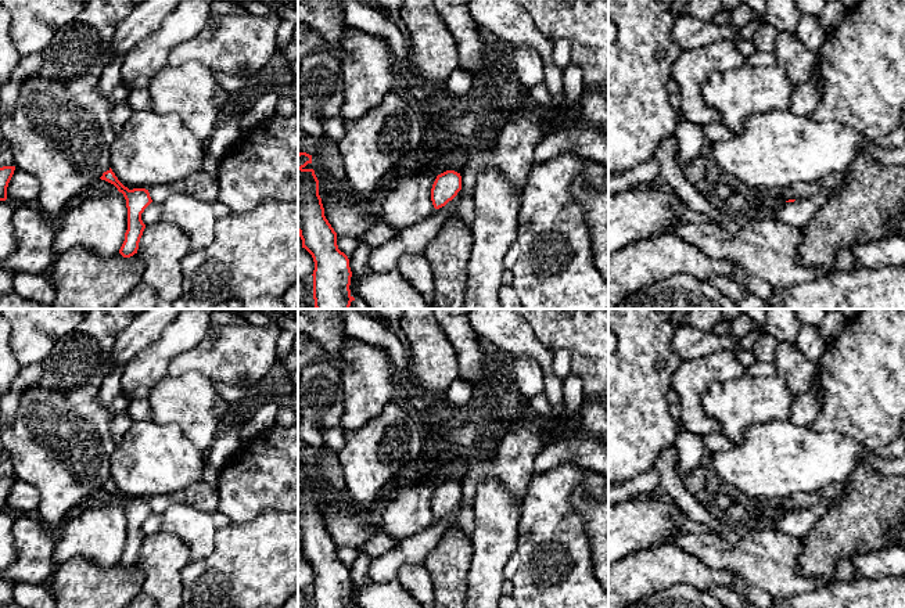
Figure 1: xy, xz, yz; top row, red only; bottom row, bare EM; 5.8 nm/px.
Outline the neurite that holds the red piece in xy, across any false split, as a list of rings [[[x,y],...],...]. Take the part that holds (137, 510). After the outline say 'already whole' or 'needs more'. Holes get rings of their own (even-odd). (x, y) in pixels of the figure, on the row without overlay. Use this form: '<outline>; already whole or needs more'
[[[109,478],[100,488],[111,494],[114,494],[119,503],[123,504],[128,518],[128,540],[125,543],[125,551],[119,560],[119,564],[123,568],[130,568],[137,564],[139,553],[146,539],[146,535],[141,530],[141,524],[152,512],[148,500],[146,499],[133,499],[129,500],[125,497],[112,479]]]; already whole

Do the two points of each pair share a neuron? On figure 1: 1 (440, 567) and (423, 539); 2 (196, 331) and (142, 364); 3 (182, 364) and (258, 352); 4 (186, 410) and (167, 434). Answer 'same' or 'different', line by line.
1: different
2: same
3: same
4: different

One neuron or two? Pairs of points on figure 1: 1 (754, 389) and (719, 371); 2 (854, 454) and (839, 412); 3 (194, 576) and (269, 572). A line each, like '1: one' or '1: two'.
1: two
2: two
3: one

